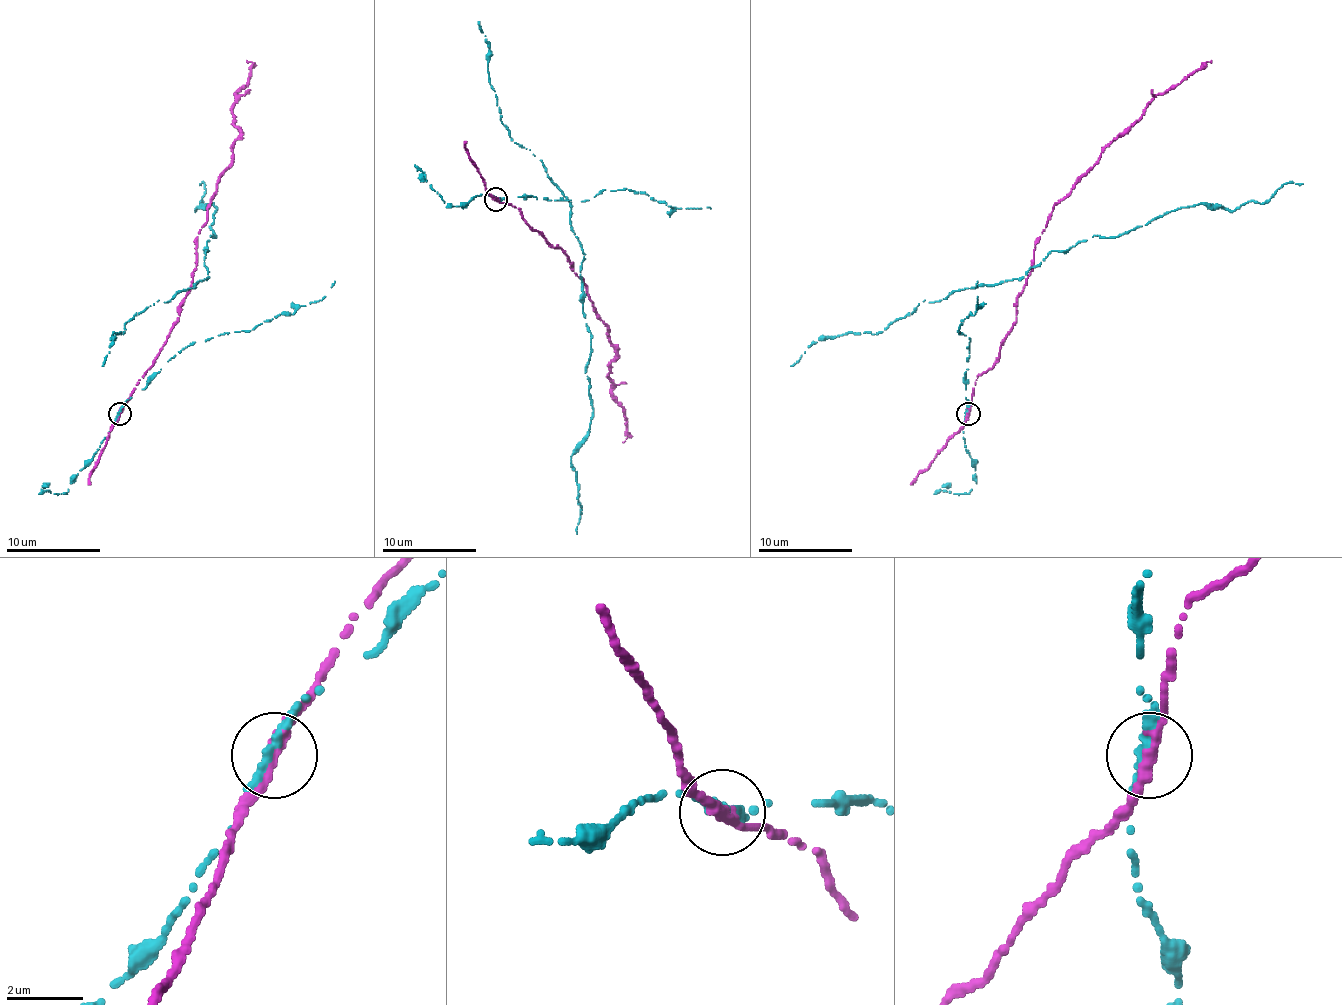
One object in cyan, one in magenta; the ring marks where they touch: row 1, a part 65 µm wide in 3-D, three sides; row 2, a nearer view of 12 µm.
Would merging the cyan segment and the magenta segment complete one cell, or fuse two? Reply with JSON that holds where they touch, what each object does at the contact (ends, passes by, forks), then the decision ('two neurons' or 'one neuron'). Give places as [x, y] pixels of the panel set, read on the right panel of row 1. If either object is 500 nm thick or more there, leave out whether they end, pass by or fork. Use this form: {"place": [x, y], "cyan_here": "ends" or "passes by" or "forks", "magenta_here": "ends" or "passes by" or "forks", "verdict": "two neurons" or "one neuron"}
{"place": [968, 414], "cyan_here": "ends", "magenta_here": "passes by", "verdict": "two neurons"}

